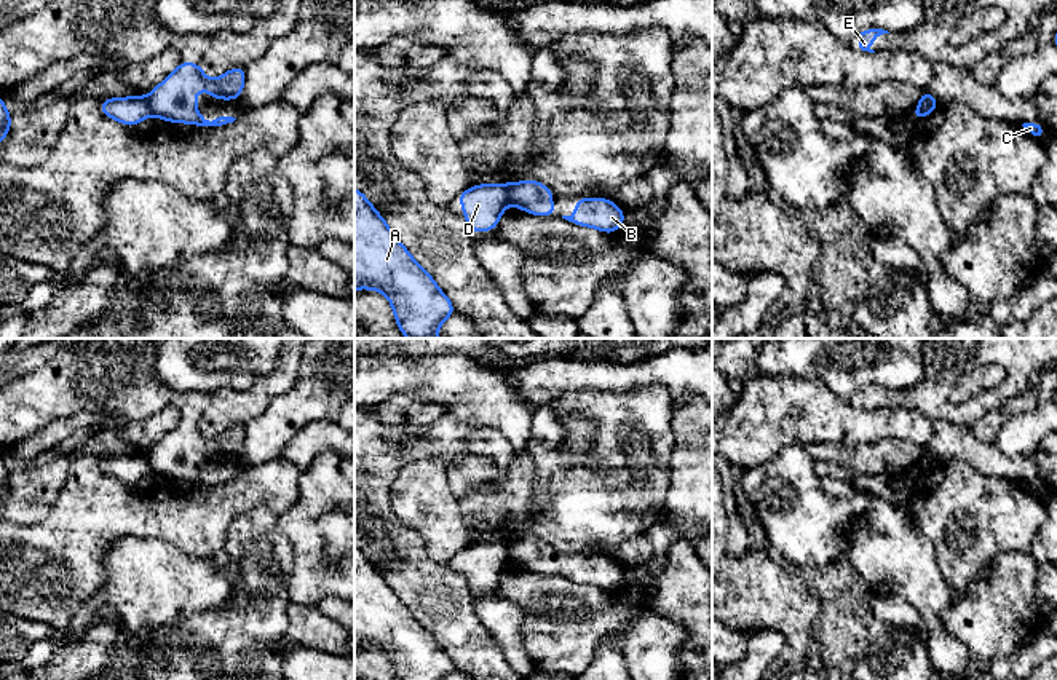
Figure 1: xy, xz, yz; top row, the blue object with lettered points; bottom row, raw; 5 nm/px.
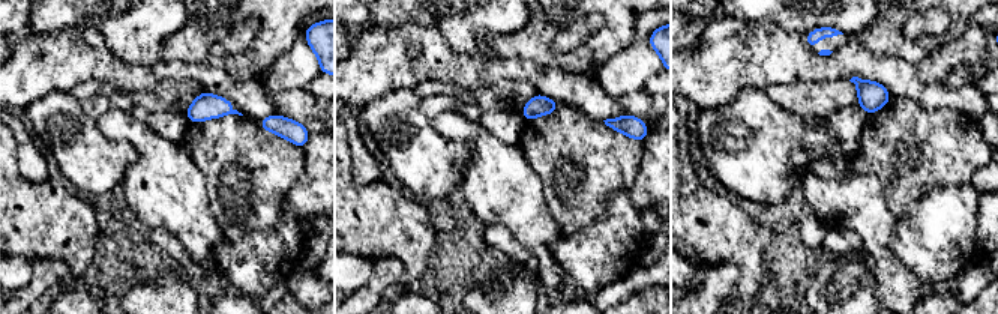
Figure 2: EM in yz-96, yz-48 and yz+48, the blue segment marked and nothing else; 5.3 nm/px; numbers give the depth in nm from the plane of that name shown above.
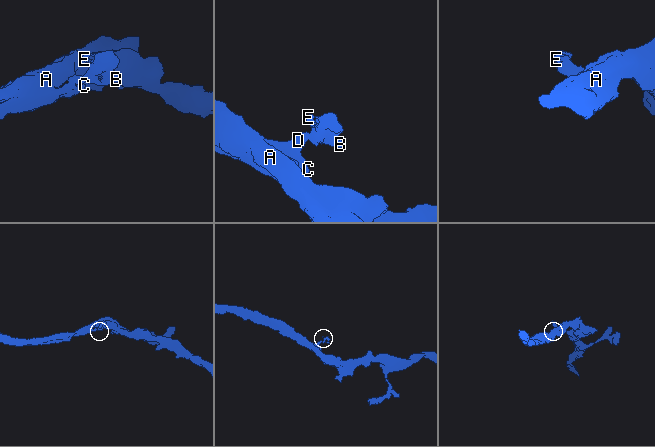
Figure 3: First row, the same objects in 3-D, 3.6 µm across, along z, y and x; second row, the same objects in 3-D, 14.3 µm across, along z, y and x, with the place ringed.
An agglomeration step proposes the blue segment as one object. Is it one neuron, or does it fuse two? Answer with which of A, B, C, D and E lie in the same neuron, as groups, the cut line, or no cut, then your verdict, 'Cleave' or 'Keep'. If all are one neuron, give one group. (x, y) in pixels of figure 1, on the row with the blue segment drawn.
Groups: A C D / B E. Split along yz (936, 106), (917, 109). Cleave

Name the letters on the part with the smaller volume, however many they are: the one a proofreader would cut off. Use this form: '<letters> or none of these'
B, E

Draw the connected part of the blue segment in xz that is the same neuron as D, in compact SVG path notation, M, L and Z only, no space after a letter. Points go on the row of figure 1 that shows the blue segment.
M509 184L473 185L455 198L463 204L463 217L471 230L476 233L497 230L498 219L509 204L508 188Z

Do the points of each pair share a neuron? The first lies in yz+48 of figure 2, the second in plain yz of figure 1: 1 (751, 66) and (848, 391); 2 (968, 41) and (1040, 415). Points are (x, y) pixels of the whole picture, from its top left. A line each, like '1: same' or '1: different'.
1: different
2: different

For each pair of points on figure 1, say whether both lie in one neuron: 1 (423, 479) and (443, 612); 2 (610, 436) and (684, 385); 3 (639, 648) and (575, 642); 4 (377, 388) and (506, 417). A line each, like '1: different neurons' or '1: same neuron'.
1: different neurons
2: different neurons
3: different neurons
4: same neuron

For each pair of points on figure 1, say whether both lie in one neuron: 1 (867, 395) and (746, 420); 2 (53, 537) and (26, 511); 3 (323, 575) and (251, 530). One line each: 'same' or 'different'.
1: different
2: different
3: different

